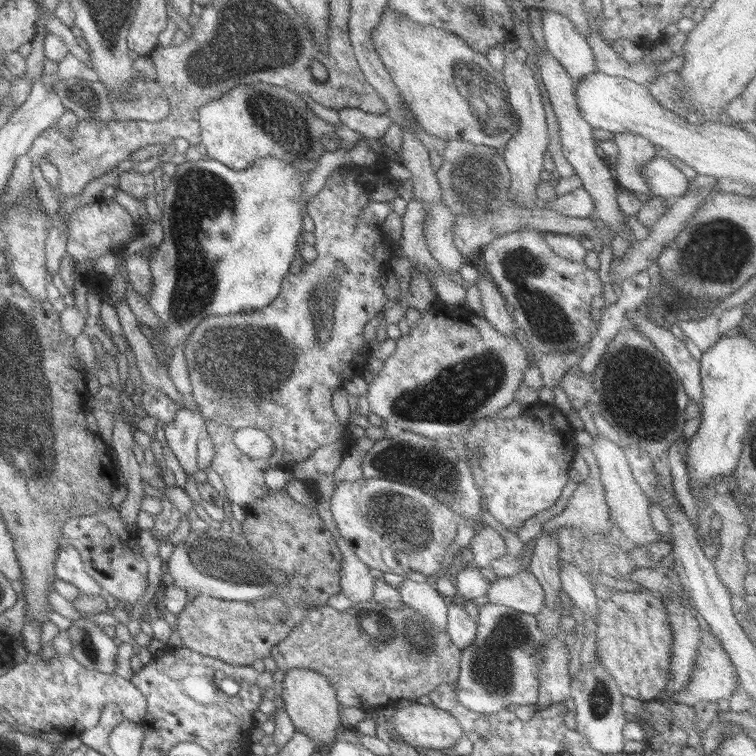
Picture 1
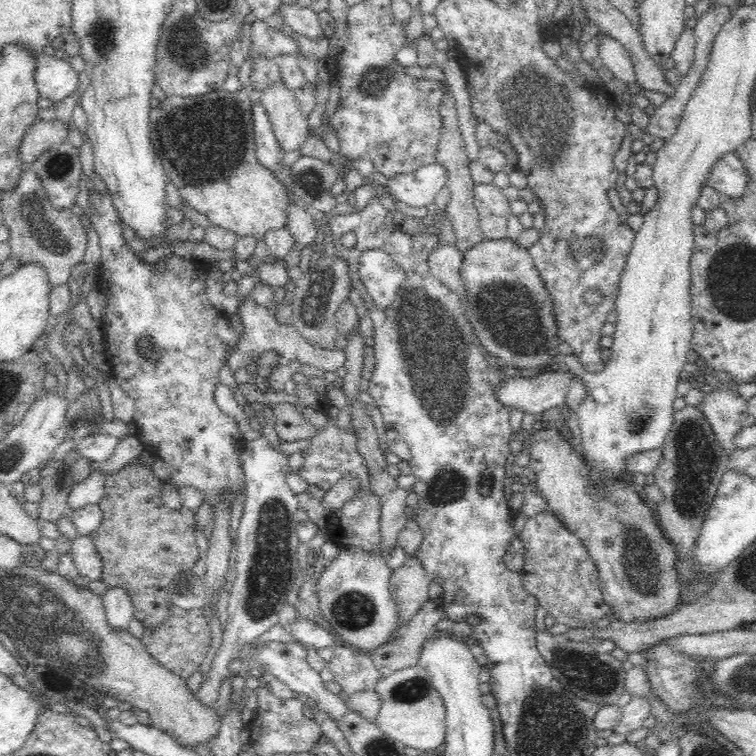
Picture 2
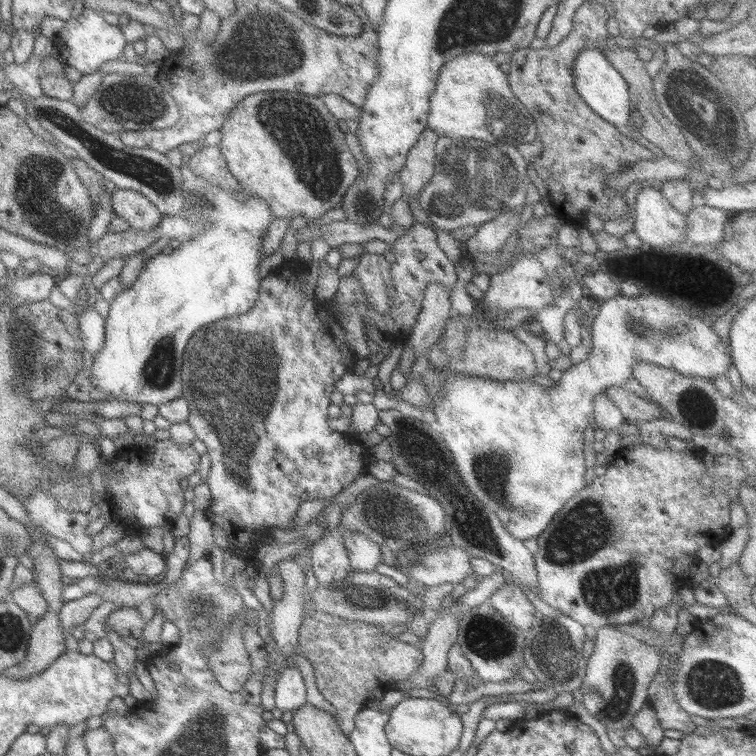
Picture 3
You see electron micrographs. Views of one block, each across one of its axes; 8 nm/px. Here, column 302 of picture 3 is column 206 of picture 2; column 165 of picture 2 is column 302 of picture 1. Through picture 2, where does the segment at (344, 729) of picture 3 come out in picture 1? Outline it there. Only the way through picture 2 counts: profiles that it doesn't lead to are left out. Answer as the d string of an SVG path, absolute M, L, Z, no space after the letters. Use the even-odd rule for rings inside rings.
M372 600L354 603L343 611L327 605L309 606L299 624L271 647L269 656L281 672L291 668L317 671L330 683L339 707L364 711L379 709L398 699L415 700L437 686L455 683L461 660L460 650L451 644L446 633L433 629L411 607L401 605L391 610ZM363 610L391 618L391 636L383 640L367 636L357 618ZM393 624L397 624L397 632L393 632Z

